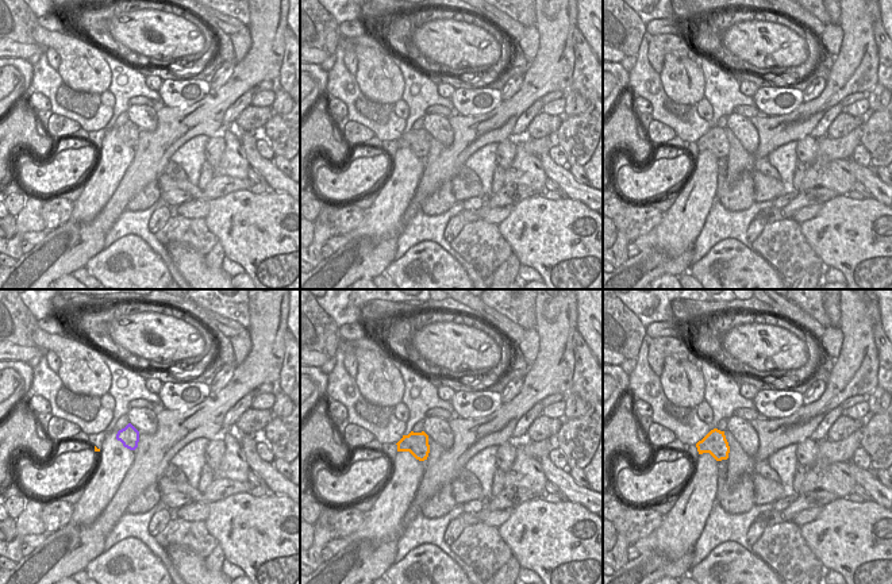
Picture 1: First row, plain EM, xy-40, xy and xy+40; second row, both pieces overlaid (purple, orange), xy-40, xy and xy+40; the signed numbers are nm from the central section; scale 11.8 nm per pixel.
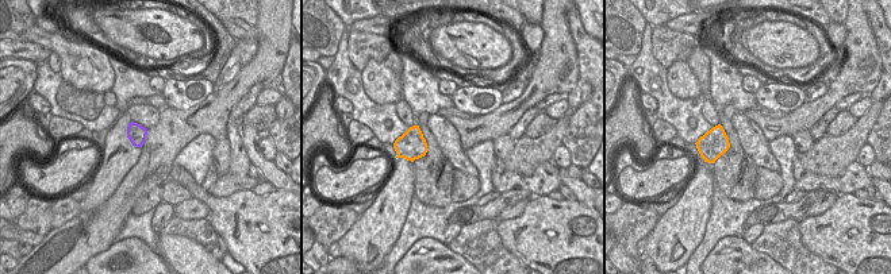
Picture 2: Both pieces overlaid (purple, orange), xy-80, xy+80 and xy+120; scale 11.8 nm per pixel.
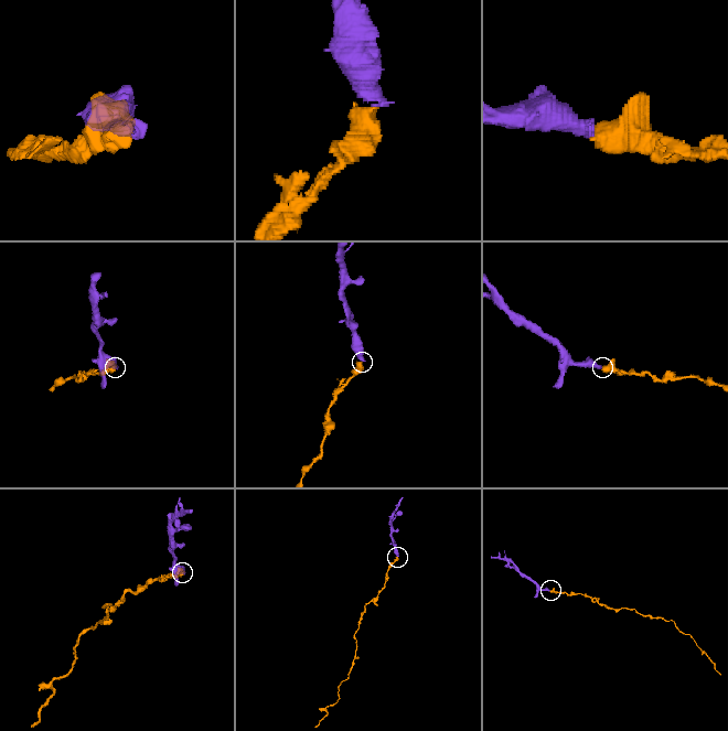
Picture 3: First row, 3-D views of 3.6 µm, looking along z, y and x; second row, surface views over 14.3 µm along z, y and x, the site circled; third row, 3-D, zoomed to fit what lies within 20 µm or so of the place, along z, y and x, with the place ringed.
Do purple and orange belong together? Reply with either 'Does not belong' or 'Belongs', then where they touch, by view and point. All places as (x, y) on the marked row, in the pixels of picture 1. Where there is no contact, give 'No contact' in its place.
Does not belong. No contact.

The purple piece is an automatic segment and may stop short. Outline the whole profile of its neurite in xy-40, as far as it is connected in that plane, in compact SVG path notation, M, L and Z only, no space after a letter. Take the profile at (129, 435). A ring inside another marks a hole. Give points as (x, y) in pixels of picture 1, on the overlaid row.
M132 407L127 412L128 424L119 430L116 439L123 443L124 447L135 450L138 447L141 434L154 434L157 430L157 414L150 408Z

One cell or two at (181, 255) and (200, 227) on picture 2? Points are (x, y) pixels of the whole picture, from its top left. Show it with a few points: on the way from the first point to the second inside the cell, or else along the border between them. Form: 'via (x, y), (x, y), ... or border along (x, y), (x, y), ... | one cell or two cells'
border along (179, 235), (199, 242), (210, 253) | two cells

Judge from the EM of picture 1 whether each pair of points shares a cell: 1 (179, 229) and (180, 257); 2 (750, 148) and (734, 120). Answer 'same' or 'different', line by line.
1: different
2: same

